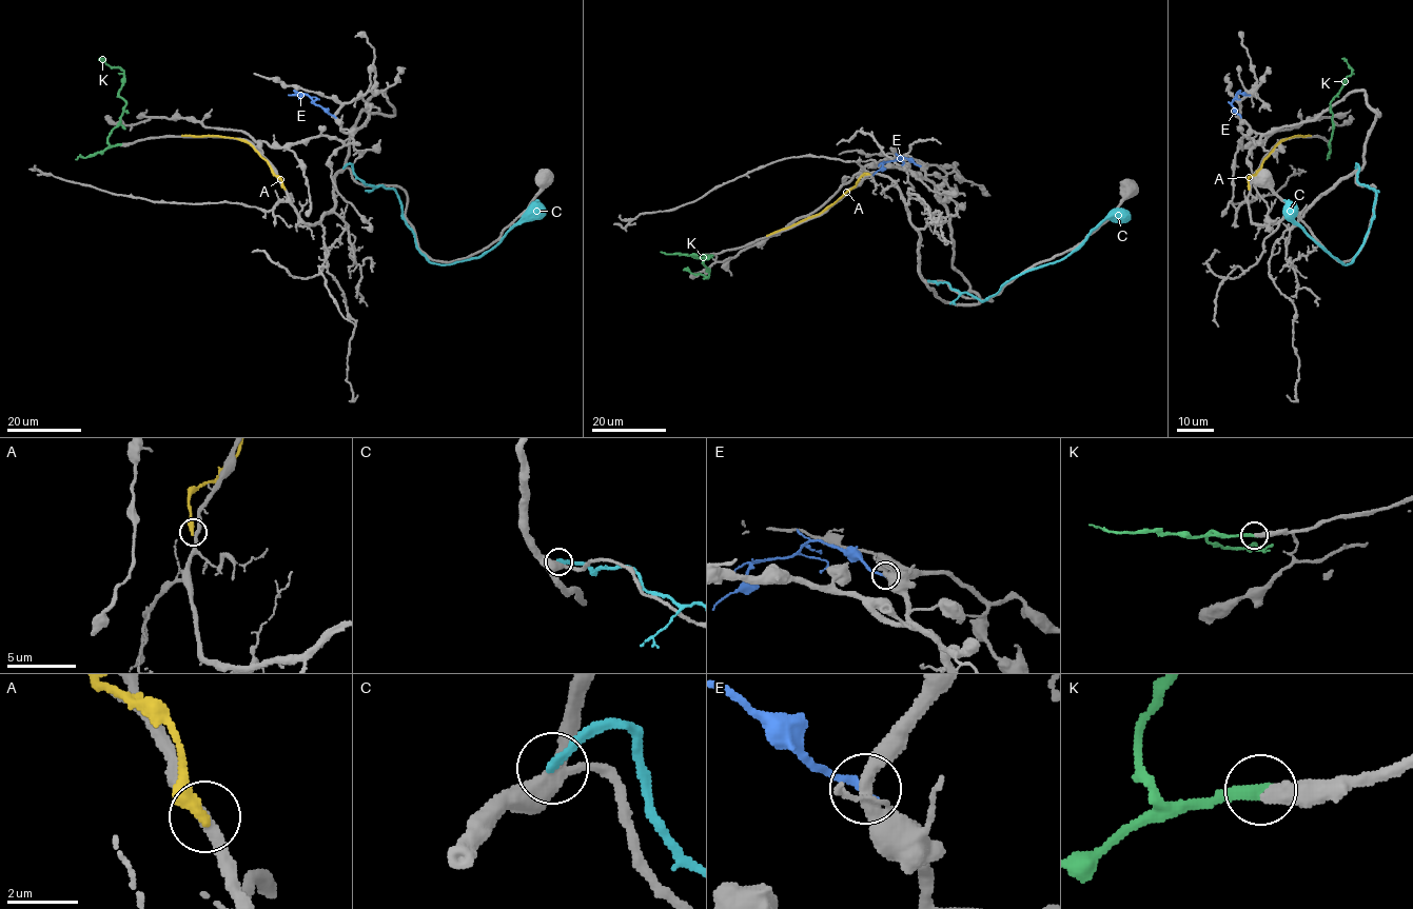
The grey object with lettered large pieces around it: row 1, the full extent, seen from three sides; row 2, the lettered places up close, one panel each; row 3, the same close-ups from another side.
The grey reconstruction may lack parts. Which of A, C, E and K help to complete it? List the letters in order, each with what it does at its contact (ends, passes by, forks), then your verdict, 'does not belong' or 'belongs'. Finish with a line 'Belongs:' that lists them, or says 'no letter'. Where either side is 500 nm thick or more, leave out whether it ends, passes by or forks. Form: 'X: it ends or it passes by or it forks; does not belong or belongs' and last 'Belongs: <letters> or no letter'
A: it ends; does not belong
C: it ends; does not belong
E: it ends; does not belong
K: it ends; belongs
Belongs: K

